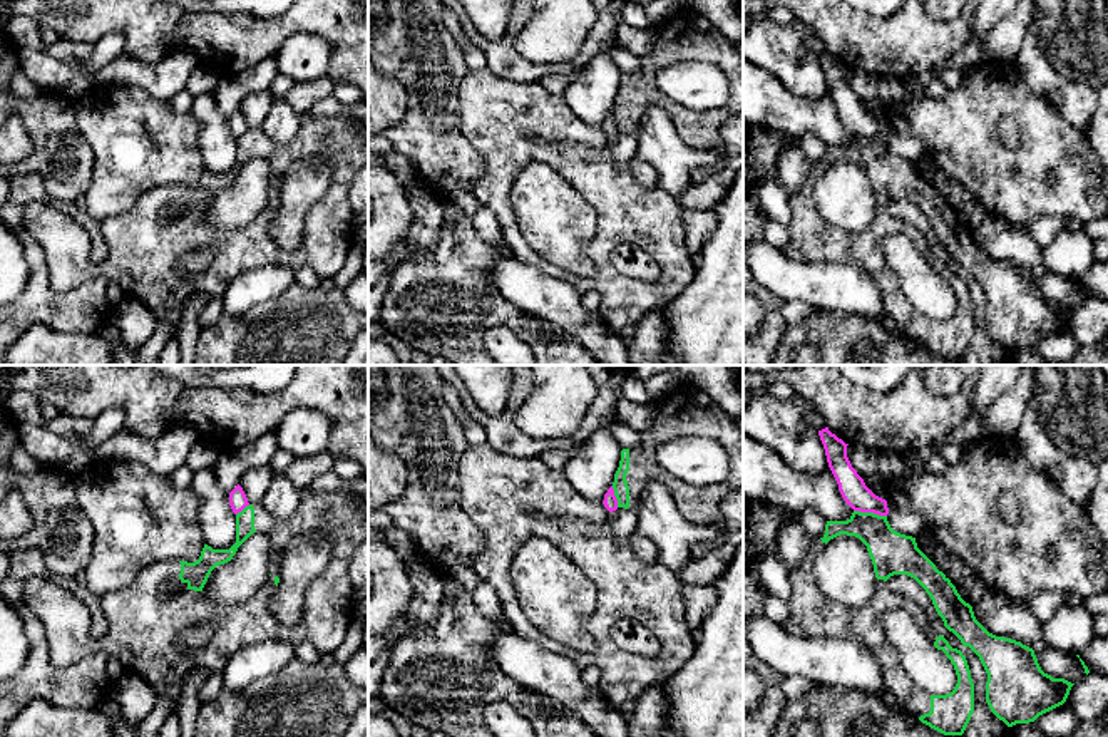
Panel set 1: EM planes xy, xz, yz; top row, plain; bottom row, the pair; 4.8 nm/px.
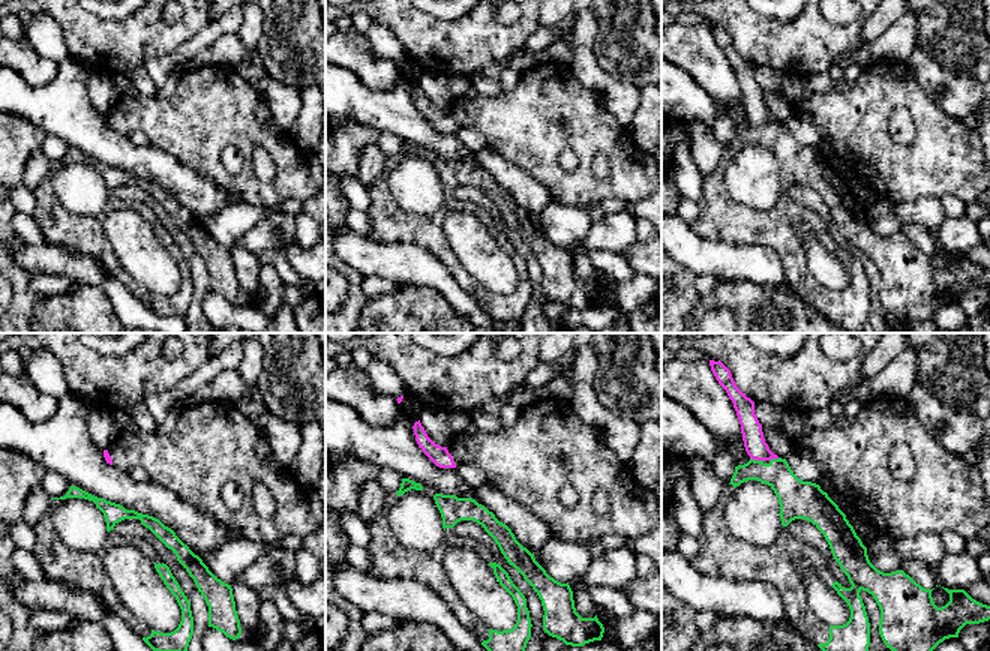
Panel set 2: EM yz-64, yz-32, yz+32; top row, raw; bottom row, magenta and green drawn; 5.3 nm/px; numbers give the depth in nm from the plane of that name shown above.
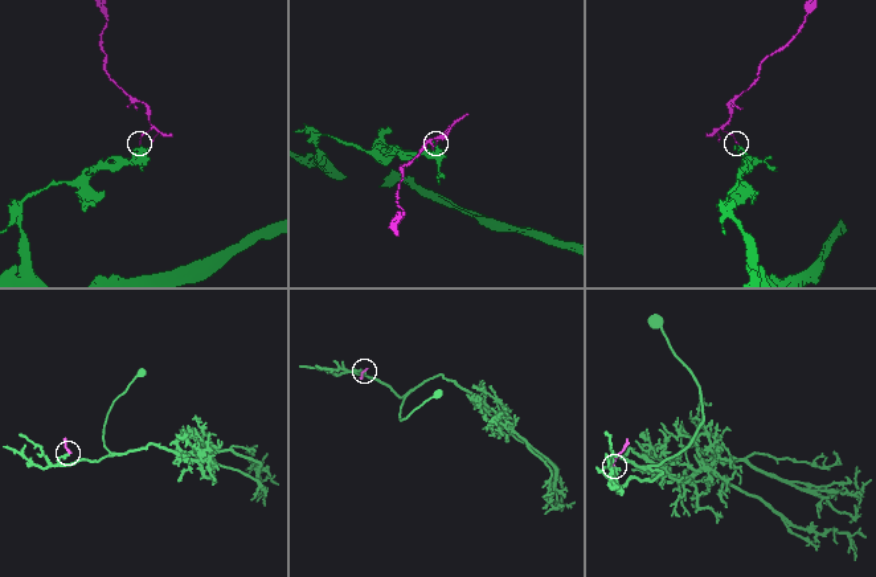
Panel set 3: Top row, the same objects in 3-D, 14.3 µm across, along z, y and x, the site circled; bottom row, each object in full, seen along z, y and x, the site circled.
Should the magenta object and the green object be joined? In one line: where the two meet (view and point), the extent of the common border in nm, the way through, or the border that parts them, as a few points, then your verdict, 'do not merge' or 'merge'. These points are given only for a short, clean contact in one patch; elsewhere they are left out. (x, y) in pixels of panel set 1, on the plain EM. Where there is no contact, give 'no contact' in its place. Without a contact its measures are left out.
meets magenta in yz at (871, 136); contact 160 nm long; border along yz (854, 134), (886, 141); do not merge

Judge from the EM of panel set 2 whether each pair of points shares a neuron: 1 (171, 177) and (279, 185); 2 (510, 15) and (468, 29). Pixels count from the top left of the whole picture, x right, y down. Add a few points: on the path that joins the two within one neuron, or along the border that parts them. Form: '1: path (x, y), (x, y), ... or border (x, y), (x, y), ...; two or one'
1: border (182, 162), (210, 177), (236, 201); two
2: border (494, 15), (504, 24), (512, 24), (521, 18); two

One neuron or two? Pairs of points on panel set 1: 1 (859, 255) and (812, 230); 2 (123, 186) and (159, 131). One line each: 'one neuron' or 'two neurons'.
1: one neuron
2: one neuron

